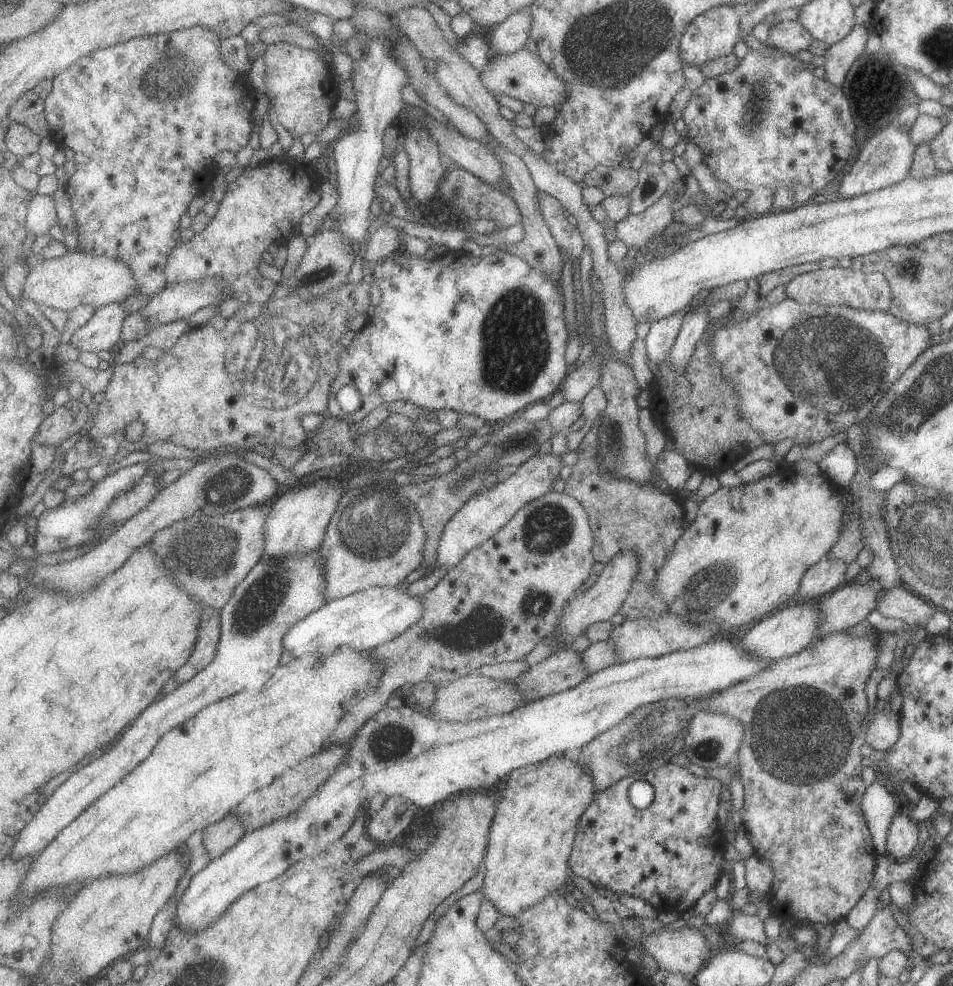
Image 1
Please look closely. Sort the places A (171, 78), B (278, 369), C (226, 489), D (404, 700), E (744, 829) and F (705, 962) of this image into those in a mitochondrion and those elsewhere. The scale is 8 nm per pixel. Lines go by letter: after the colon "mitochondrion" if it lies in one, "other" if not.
A: mitochondrion
B: mitochondrion
C: mitochondrion
D: other
E: other
F: other

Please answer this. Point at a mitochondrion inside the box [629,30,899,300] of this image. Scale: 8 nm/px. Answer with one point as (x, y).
(758, 96)

